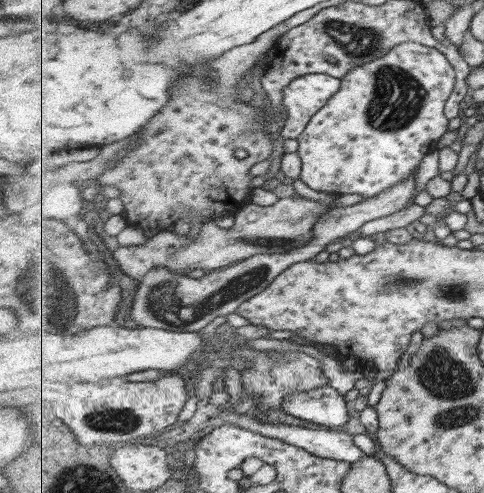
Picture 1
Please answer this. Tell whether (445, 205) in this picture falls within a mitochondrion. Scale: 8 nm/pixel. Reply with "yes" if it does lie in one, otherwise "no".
no

